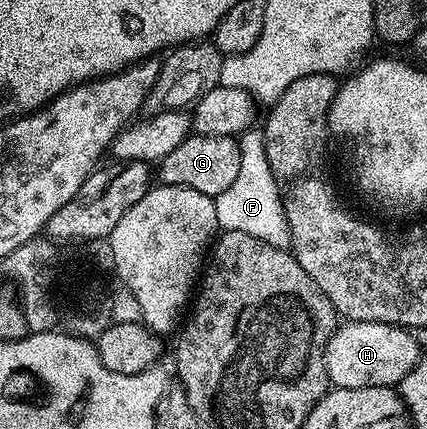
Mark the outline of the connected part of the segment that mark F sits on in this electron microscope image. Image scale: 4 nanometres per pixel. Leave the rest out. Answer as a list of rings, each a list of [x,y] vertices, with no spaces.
[[[248,130],[238,137],[241,150],[241,171],[229,190],[223,190],[219,196],[214,197],[217,206],[217,222],[220,229],[225,232],[240,232],[253,234],[253,238],[261,238],[261,242],[269,242],[269,246],[287,248],[291,242],[291,235],[287,229],[287,219],[283,213],[283,197],[281,195],[280,181],[276,180],[273,170],[269,166],[269,154],[265,154],[265,138],[262,131]]]

